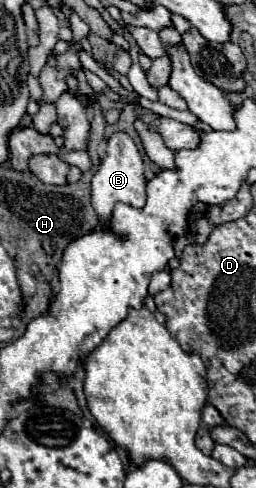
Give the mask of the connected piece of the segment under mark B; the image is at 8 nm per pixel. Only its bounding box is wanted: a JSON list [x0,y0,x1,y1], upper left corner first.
[91,131,147,223]

